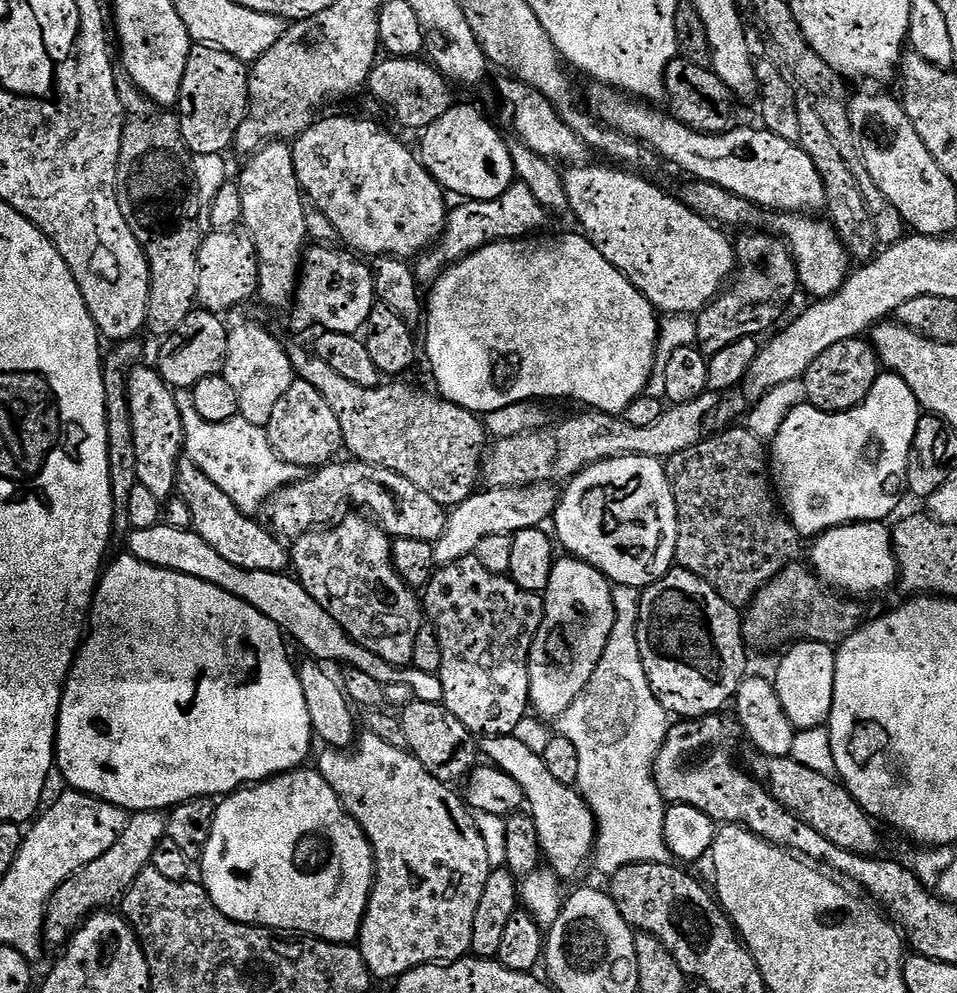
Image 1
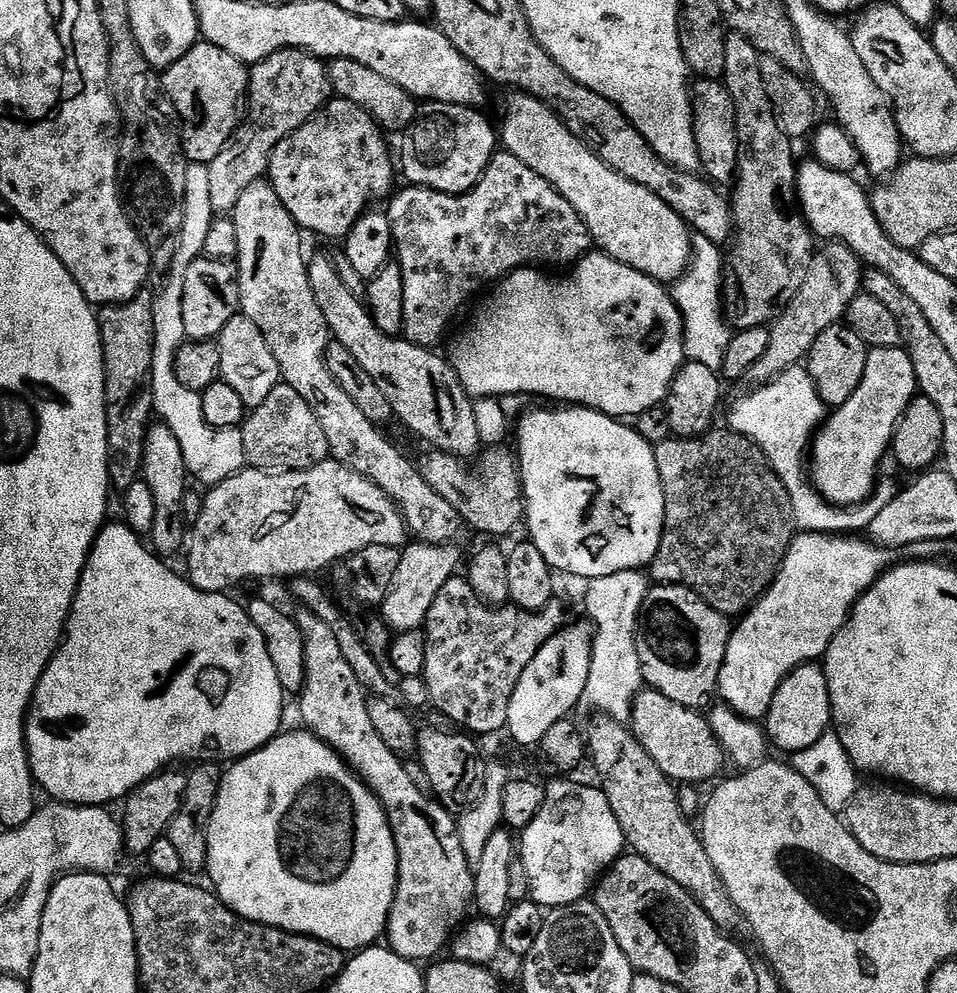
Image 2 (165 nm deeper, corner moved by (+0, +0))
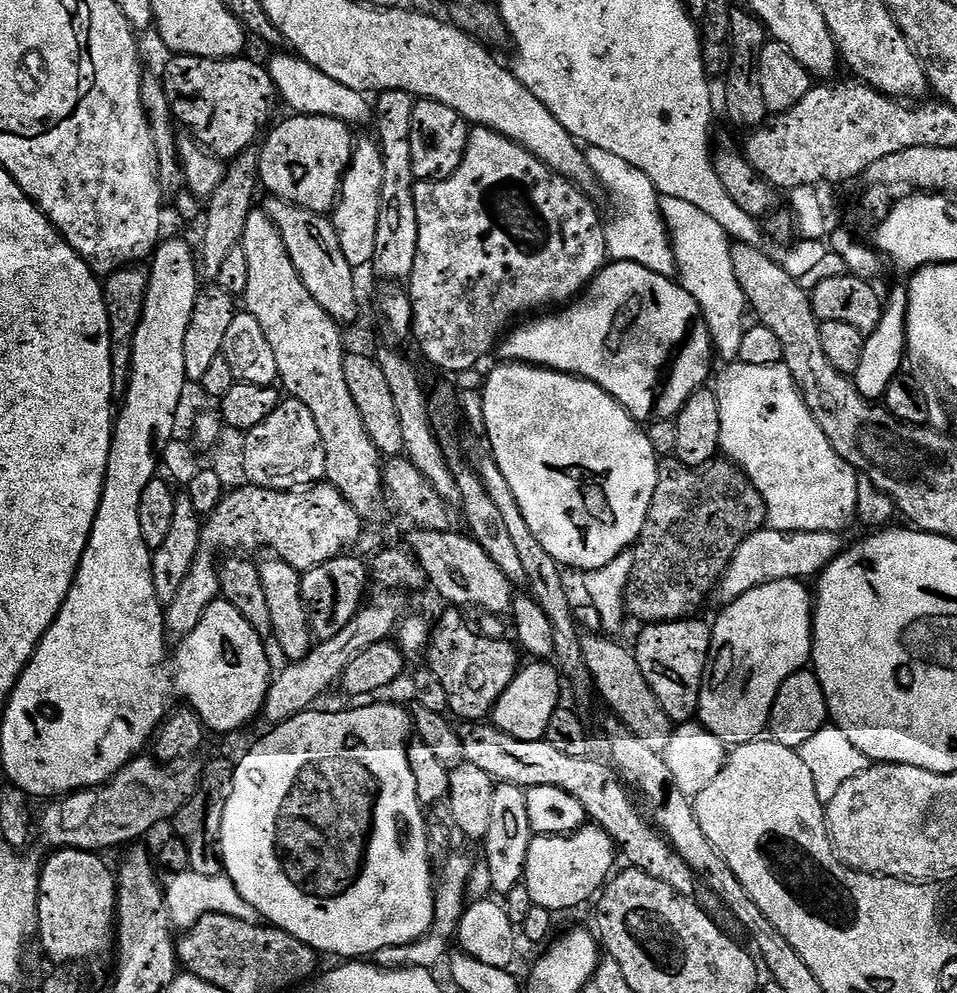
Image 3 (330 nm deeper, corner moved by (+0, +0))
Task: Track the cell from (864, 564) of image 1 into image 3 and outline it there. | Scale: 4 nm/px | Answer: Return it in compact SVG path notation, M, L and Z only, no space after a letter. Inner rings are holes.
M779 580L758 586L732 604L723 605L716 624L711 625L712 645L708 651L708 669L700 691L698 722L710 734L729 746L748 744L765 735L772 718L774 698L782 682L801 671L812 658L812 609L814 596L803 580Z

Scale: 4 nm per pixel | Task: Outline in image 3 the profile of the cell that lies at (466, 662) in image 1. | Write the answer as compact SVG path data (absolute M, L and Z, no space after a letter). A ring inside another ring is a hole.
M448 610L434 624L428 637L426 667L442 681L448 699L448 712L461 716L461 721L484 722L496 709L498 698L510 686L521 667L521 653L507 639L494 640L479 636L460 610Z

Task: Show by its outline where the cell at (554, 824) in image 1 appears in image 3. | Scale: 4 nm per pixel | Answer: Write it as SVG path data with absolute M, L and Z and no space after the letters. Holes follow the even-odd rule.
M597 826L579 828L569 836L533 835L530 854L526 854L523 884L528 888L535 907L560 914L567 908L586 903L588 899L591 901L613 875L616 858L618 860L617 844L606 830Z

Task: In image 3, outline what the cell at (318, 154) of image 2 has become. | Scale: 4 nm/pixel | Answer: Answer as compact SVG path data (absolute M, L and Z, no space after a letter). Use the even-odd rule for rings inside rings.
M299 114L289 117L289 120L282 121L276 129L273 127L263 137L264 145L263 140L259 145L259 183L263 187L265 184L272 191L269 193L277 200L297 204L311 212L331 213L340 194L344 171L352 161L353 129L338 118Z

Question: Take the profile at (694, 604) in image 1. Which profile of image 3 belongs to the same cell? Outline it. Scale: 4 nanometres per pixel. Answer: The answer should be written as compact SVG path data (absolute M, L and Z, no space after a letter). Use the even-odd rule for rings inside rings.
M700 618L666 620L663 624L641 627L640 637L634 643L638 666L673 725L695 721L700 711L700 691L704 671L708 669L712 630L707 623L696 619Z

